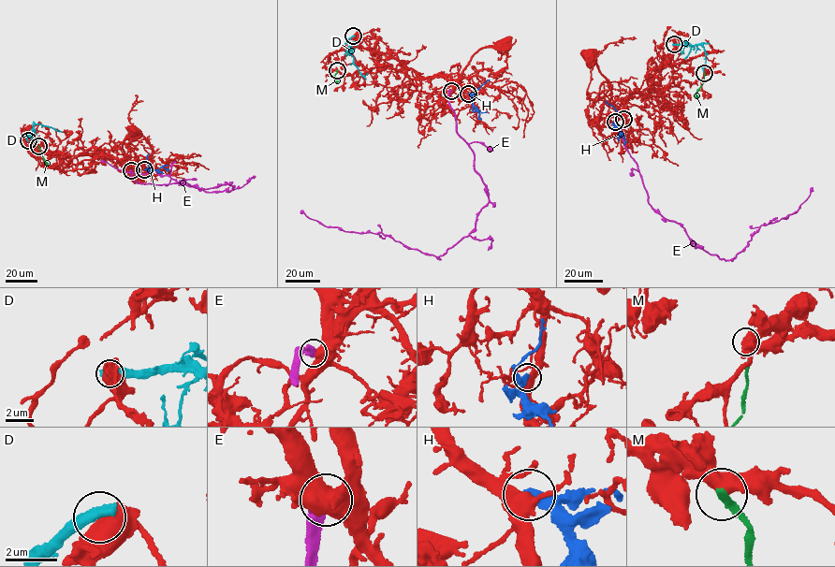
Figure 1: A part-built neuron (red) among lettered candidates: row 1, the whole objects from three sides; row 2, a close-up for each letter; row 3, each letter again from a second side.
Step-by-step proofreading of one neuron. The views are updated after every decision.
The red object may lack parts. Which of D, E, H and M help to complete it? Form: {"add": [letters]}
{"add": []}

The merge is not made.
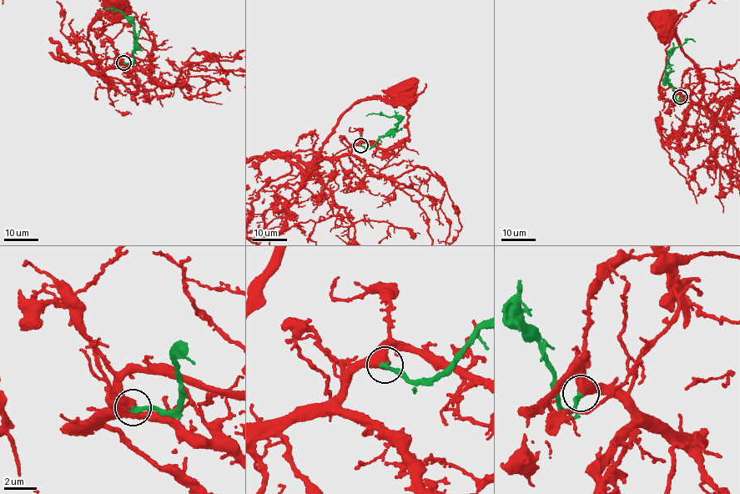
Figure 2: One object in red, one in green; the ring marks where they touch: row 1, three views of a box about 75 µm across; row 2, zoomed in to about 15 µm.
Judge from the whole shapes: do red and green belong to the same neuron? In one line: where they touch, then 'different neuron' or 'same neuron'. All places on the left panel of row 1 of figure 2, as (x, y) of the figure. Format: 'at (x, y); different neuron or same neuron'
at (123, 63); same neuron

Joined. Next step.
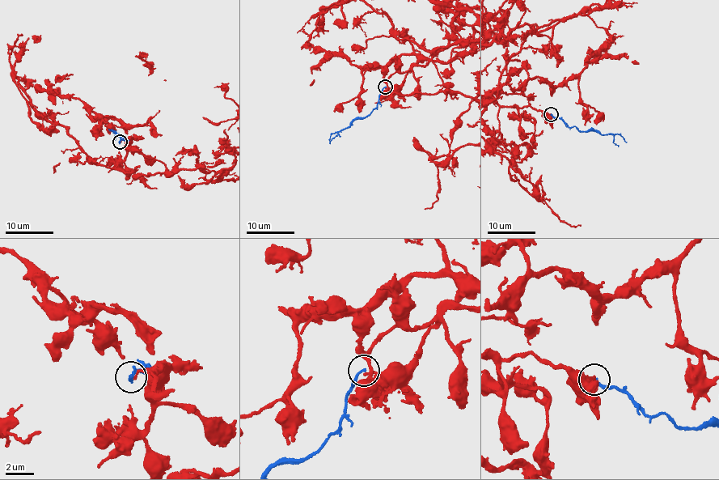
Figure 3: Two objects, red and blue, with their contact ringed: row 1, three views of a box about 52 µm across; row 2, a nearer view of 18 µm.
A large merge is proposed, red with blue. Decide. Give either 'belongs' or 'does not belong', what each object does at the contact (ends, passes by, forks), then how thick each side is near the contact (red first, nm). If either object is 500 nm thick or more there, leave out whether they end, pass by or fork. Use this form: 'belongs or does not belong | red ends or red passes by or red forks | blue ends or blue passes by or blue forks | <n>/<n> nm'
does not belong | red ends | blue ends | 150/180 nm

